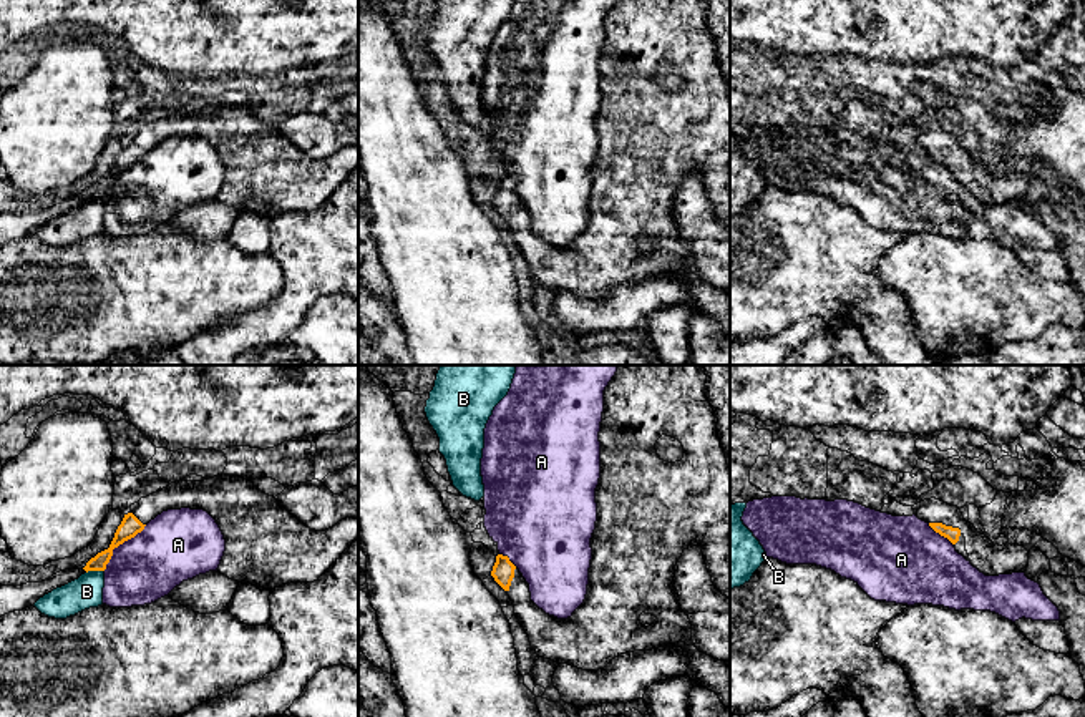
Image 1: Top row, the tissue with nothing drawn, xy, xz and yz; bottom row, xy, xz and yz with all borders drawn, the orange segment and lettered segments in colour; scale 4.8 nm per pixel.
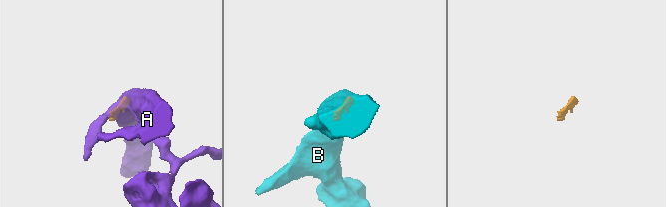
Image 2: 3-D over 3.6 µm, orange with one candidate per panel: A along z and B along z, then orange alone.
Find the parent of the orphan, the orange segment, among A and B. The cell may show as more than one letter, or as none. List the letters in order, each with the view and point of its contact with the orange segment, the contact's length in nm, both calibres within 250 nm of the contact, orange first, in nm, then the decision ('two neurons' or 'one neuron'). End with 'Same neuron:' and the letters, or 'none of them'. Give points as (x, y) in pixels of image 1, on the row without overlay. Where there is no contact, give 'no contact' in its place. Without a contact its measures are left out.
A: meets orange in xy at (120, 171); contact 300 nm long; 100 nm thick on the orange side, 340 nm on the other; two neurons
B: meets orange in xy at (95, 198); contact 90 nm long; 90 nm thick on the orange side, 160 nm on the other; two neurons
Same neuron: none of them

